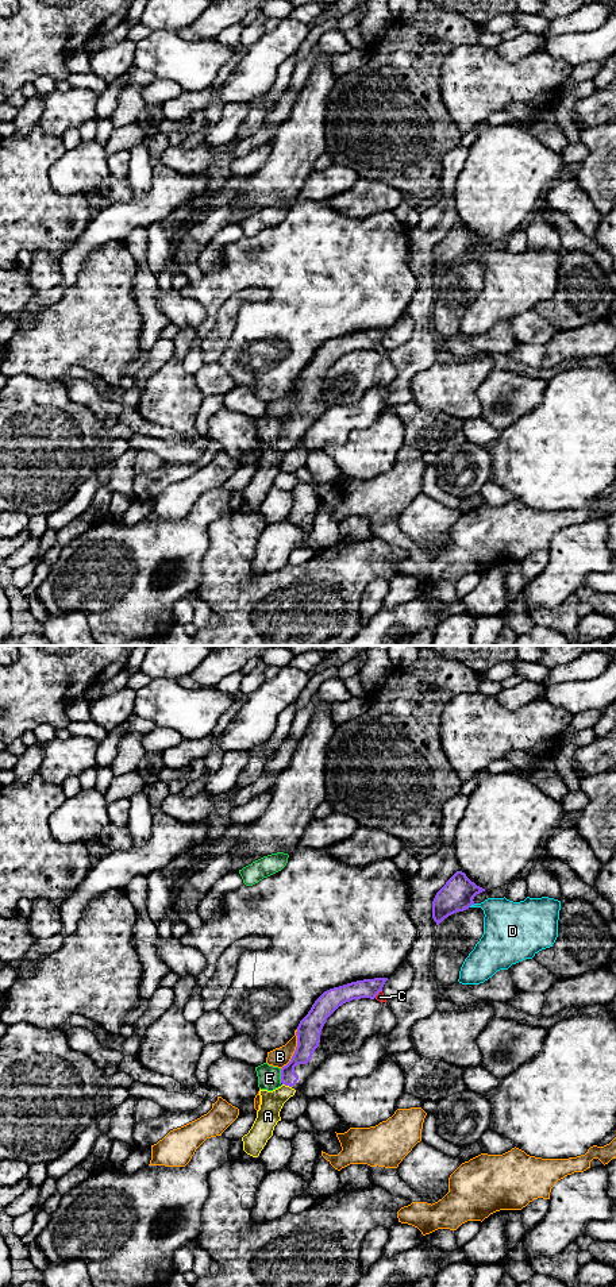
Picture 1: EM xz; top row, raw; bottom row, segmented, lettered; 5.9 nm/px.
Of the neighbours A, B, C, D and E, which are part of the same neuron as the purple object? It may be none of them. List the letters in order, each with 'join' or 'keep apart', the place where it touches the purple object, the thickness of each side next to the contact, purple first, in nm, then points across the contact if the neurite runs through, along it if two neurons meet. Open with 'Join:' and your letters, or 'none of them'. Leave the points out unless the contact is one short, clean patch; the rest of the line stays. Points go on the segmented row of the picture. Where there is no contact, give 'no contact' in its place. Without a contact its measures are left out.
Join: A
A: join; meets purple in xz at (287, 1085); 110 nm thick on the purple side, 140 nm on the other; runs through xz (305, 1048), (289, 1067), (287, 1085), (270, 1105), (268, 1116)
B: keep apart; meets purple in xz at (296, 1049); 140 nm thick on the purple side, 110 nm on the other
C: keep apart; meets purple in xz at (377, 993); 120 nm thick on the purple side, 50 nm on the other; border along xz (381, 990), (374, 997)
D: keep apart; meets purple in xz at (472, 904); 190 nm thick on the purple side, 280 nm on the other; border along xz (474, 904), (469, 906)
E: keep apart; meets purple in xz at (281, 1075); 120 nm thick on the purple side, 140 nm on the other; border along xz (280, 1068), (281, 1082)

